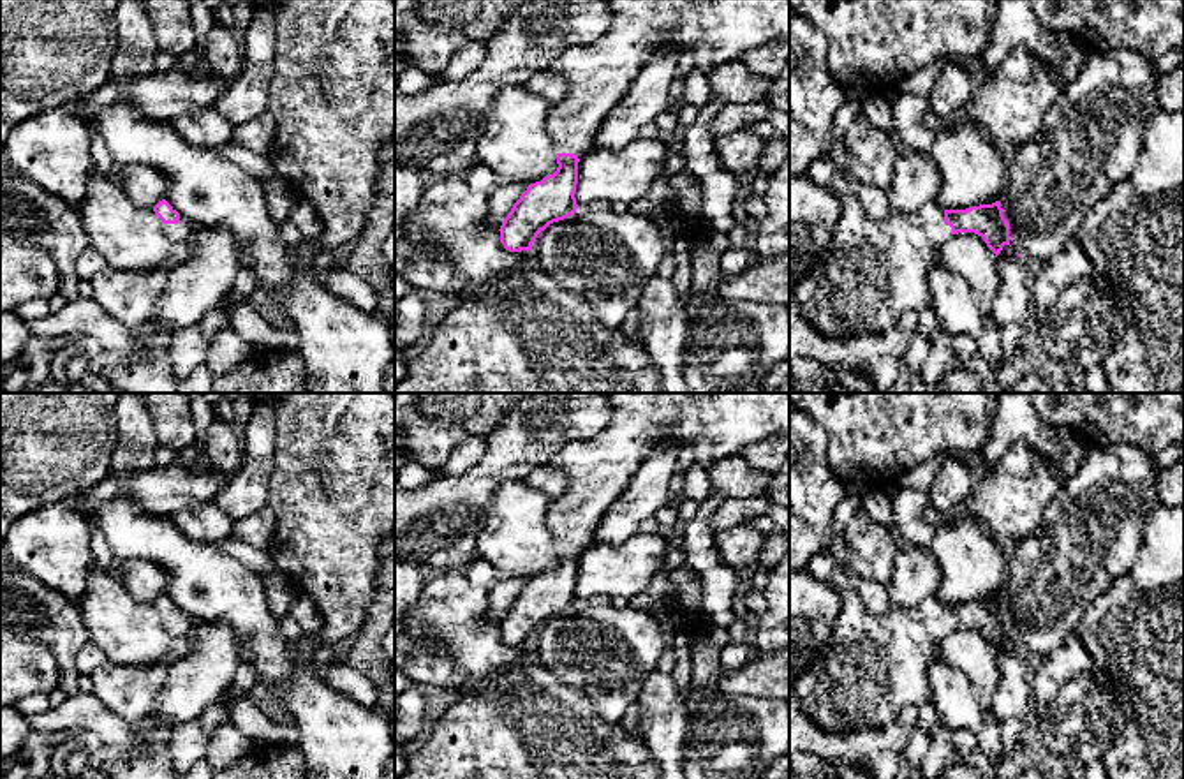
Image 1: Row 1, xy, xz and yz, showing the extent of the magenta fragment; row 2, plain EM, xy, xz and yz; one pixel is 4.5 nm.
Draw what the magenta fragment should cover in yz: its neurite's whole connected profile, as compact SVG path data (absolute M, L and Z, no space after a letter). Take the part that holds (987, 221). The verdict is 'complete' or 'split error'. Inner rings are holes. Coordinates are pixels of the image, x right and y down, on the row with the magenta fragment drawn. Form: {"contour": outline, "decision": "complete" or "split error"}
{"contour": "M855 194L840 201L832 245L791 291L812 328L826 337L883 333L904 312L930 307L929 271L951 234L981 236L995 257L1011 238L1001 201L966 210L943 210L932 201L883 220L870 219Z", "decision": "split error"}

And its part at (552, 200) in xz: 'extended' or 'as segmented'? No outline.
extended

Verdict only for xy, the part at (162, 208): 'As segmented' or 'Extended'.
Extended

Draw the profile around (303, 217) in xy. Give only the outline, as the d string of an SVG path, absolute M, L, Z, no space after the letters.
M298 196L291 211L287 224L296 227L308 241L315 240L322 233L322 220L314 210L307 197Z

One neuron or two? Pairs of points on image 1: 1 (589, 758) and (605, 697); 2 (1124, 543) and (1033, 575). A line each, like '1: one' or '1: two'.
1: two
2: one

